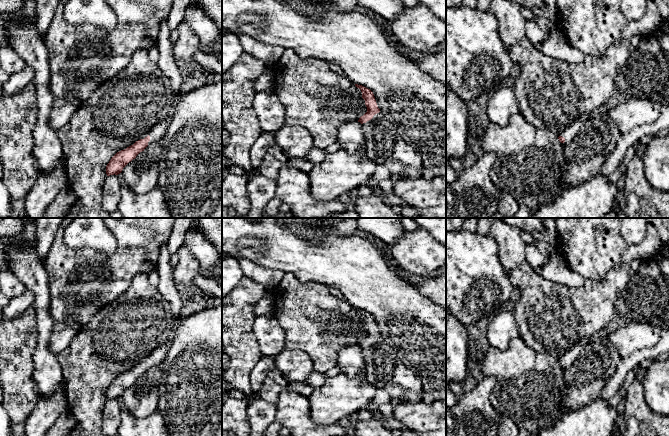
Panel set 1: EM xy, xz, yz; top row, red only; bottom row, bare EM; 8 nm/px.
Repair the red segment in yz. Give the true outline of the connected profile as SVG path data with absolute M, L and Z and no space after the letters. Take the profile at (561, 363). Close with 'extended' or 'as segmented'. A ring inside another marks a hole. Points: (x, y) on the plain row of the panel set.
M582 339L578 343L573 345L570 350L559 357L559 365L561 367L564 367L565 369L569 369L573 365L573 363L579 359L587 343L587 339Z; extended

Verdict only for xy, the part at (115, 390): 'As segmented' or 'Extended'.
Extended

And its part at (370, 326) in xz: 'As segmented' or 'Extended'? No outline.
Extended

